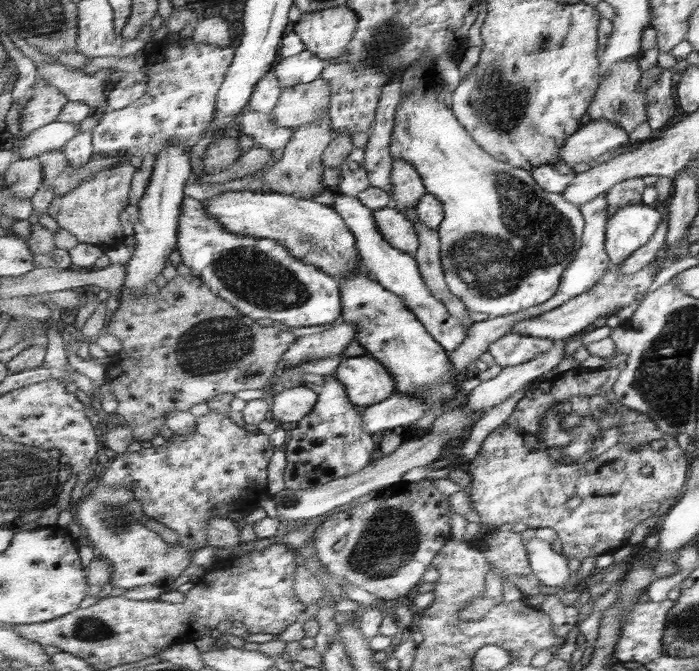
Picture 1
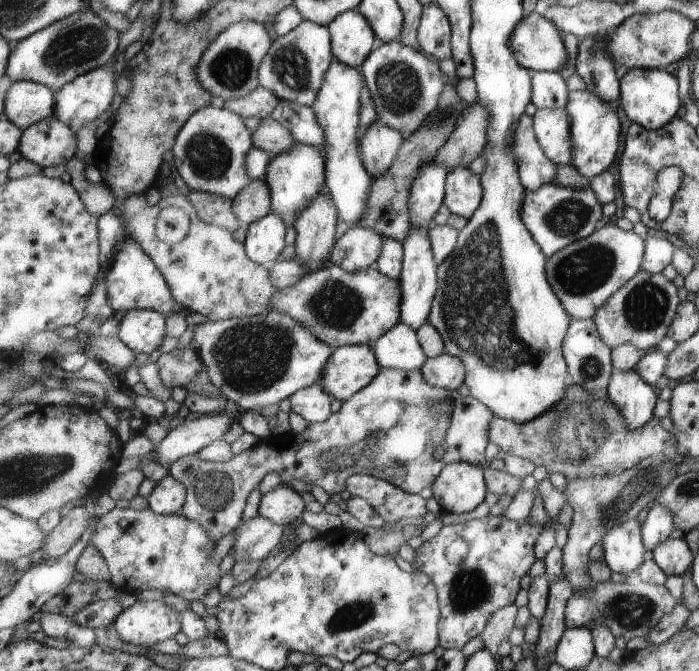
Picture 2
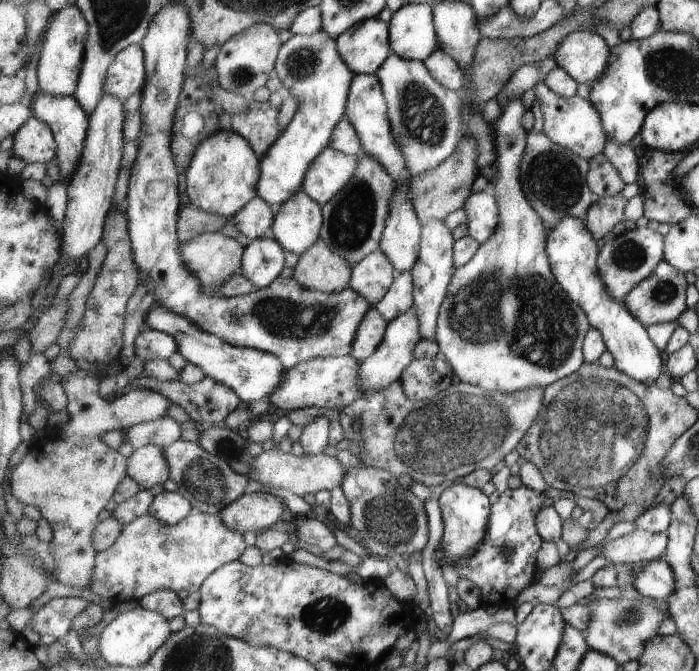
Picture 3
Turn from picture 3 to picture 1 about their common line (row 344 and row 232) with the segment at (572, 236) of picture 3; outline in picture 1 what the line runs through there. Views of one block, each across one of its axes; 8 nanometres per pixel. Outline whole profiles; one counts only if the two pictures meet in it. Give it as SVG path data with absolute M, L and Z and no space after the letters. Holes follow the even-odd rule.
M643 203L624 206L609 218L606 252L612 265L621 265L643 248L659 230L662 218L660 208Z

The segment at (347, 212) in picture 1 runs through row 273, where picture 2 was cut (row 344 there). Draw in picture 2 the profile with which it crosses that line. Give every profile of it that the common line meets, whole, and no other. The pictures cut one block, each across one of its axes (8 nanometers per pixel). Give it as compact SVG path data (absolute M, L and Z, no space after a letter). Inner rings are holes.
M405 323L394 326L369 345L373 348L381 368L421 370L428 359L417 330Z

